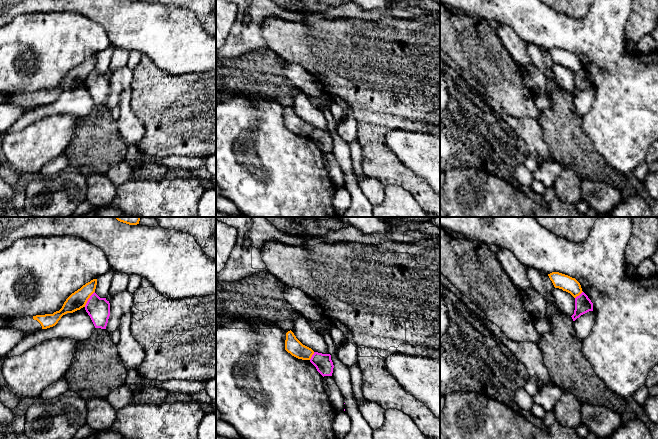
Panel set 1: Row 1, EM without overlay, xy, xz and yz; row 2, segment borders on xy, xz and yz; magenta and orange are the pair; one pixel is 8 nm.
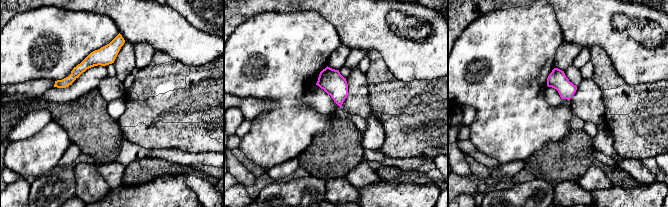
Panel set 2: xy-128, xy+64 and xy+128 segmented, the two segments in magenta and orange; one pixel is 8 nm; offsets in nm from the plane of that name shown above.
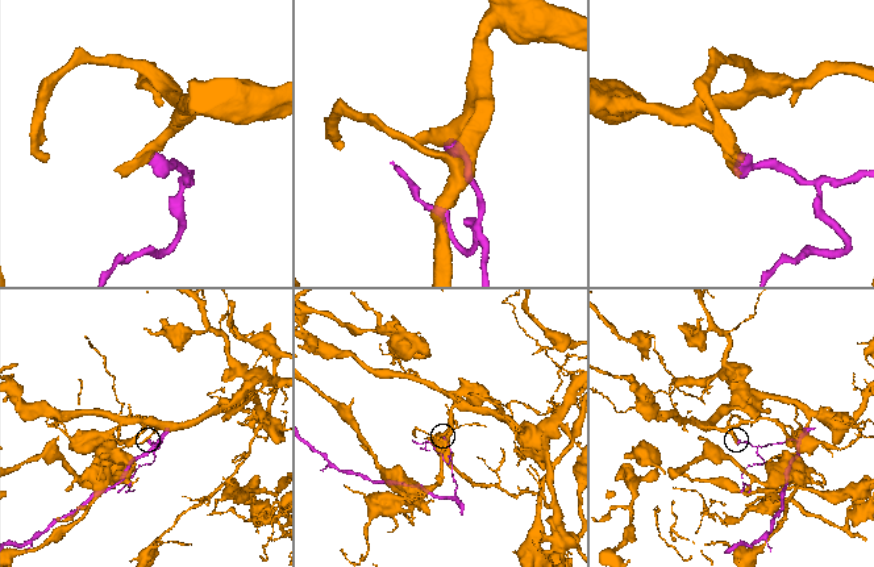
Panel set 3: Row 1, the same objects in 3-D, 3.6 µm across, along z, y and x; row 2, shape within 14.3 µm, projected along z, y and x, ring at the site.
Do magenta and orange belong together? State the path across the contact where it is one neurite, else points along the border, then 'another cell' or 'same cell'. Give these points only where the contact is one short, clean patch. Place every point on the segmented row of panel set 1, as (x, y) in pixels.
border xy (94, 291), (84, 306); another cell

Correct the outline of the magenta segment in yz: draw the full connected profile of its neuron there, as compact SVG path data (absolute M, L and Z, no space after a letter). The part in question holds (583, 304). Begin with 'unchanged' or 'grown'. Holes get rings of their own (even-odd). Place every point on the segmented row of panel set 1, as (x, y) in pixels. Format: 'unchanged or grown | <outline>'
unchanged | M582 292L579 296L575 298L575 310L574 314L571 316L573 321L579 318L581 315L593 311L593 303L588 298L588 296Z

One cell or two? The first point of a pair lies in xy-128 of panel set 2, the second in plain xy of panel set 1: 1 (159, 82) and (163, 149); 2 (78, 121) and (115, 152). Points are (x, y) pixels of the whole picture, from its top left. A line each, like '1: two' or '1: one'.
1: one
2: one

